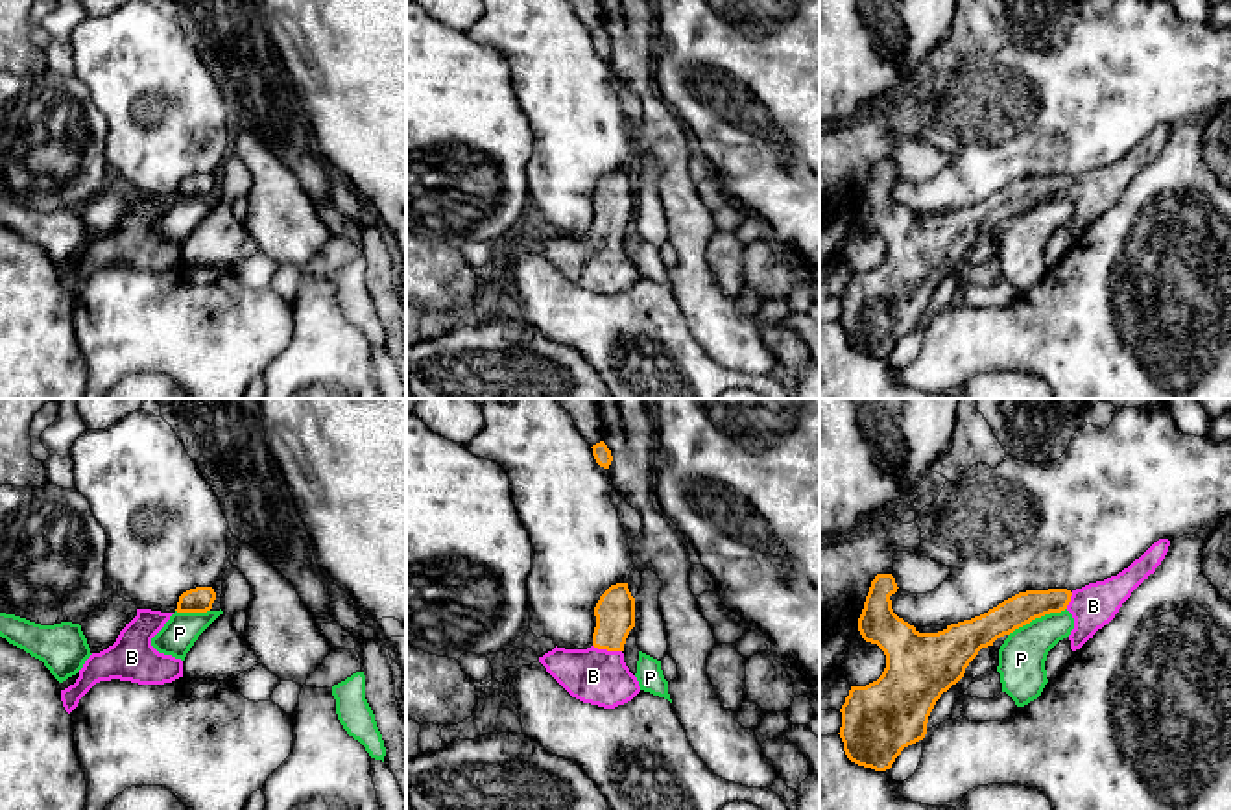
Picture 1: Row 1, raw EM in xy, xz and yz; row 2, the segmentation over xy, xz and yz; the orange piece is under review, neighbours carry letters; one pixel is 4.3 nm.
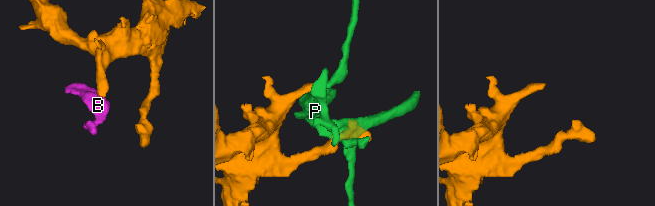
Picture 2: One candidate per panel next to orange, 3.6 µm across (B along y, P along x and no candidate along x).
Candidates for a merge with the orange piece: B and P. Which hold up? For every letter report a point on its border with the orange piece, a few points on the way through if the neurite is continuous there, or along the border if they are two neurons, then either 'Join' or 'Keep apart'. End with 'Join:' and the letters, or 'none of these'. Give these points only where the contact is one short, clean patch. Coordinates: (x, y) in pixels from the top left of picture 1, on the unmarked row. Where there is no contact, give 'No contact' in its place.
B: Touches orange at xz (608, 237). Path across: xz (615, 198), (608, 237), (602, 253), (593, 262). Join
P: Touches orange at yz (1036, 203). Keep apart
Join: B

